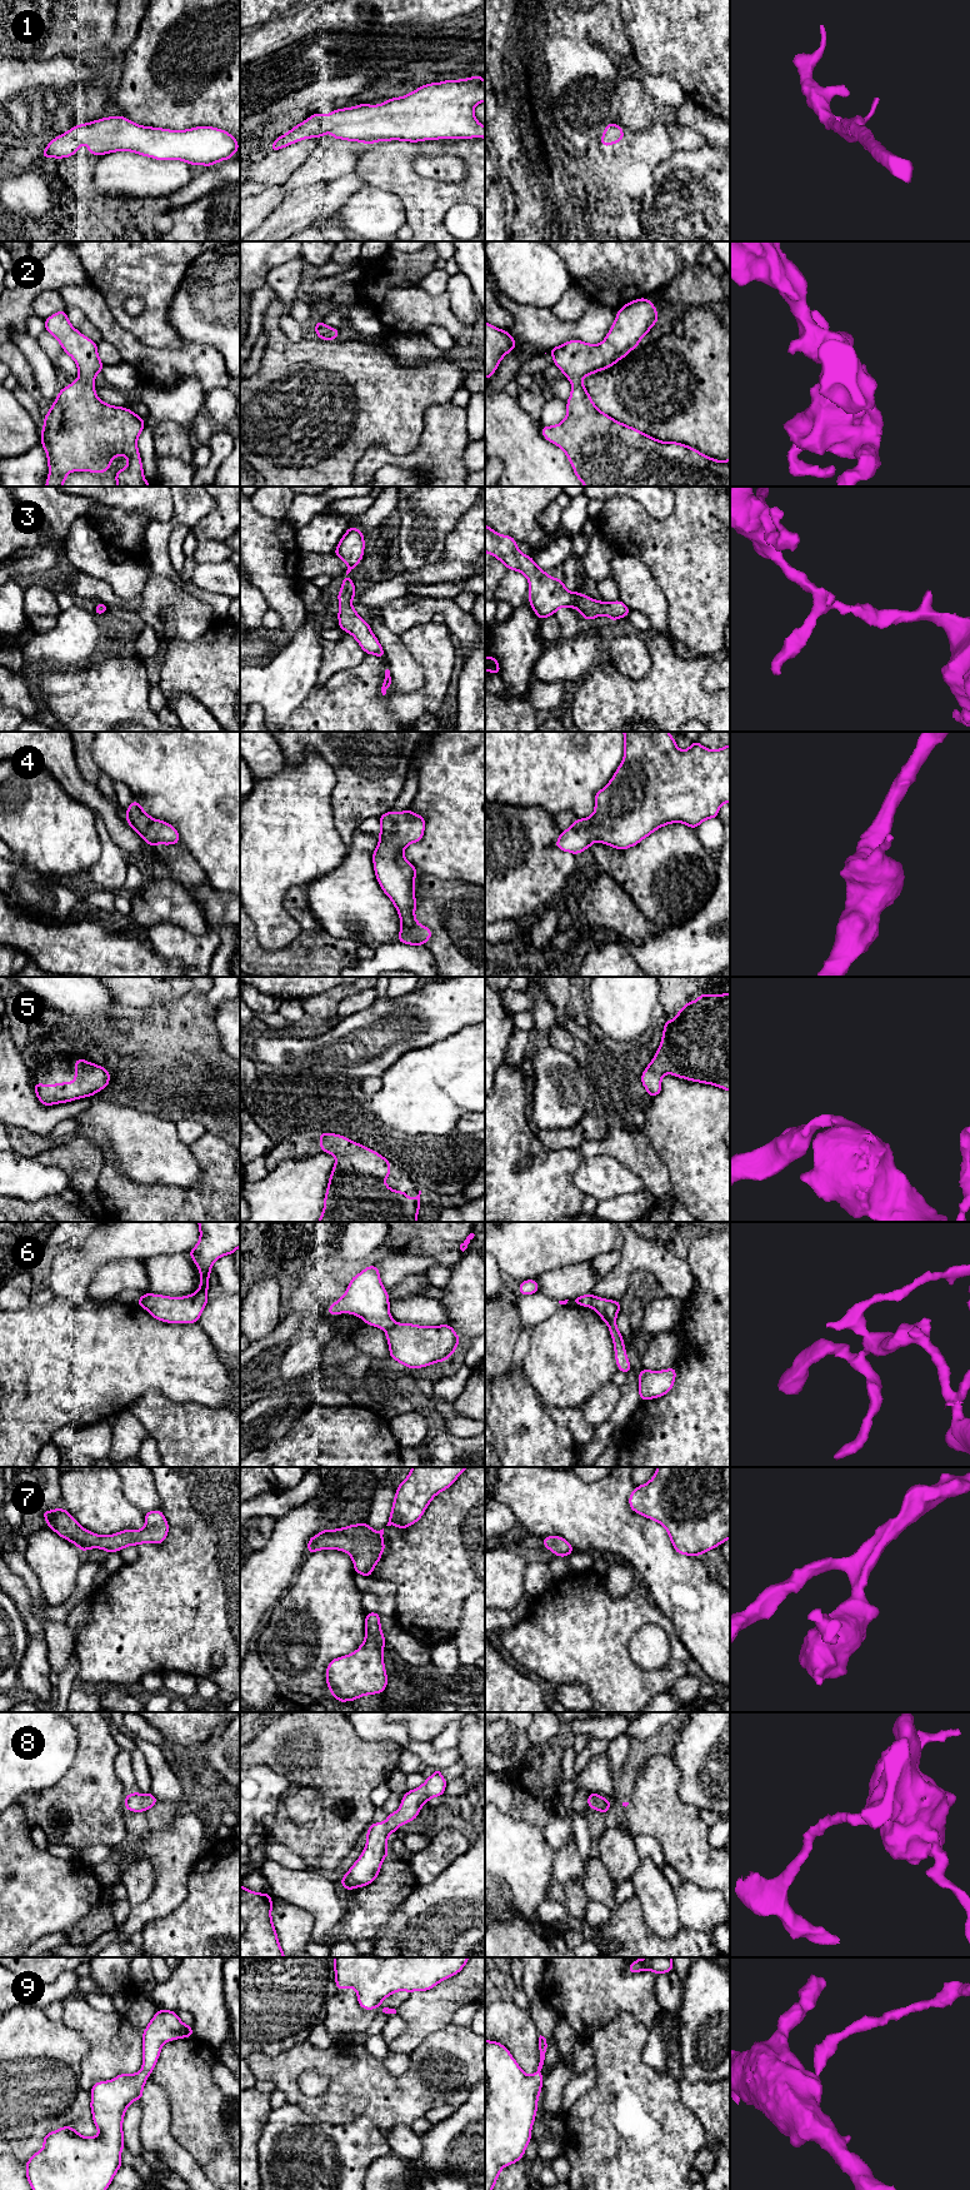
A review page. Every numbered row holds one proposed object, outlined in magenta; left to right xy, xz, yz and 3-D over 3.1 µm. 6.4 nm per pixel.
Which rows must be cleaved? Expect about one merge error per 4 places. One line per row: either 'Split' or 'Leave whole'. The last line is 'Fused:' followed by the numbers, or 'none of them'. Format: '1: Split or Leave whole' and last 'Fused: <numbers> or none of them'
1: Leave whole
2: Leave whole
3: Leave whole
4: Leave whole
5: Leave whole
6: Split
7: Leave whole
8: Leave whole
9: Leave whole
Fused: 6

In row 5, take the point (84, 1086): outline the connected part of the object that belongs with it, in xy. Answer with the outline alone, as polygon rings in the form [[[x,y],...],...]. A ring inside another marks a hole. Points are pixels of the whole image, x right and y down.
[[[76,1058],[75,1081],[56,1084],[35,1083],[35,1094],[44,1106],[71,1102],[82,1097],[91,1097],[100,1089],[105,1089],[110,1082],[106,1068]]]

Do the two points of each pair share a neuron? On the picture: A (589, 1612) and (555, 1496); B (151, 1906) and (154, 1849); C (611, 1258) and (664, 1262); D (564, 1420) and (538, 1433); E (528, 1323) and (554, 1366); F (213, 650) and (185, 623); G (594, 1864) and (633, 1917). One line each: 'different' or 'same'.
A: different
B: same
C: different
D: different
E: different
F: different
G: different

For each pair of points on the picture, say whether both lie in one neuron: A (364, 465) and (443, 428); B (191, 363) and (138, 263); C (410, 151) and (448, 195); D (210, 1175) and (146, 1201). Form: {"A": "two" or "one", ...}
{"A": "one", "B": "two", "C": "one", "D": "one"}

